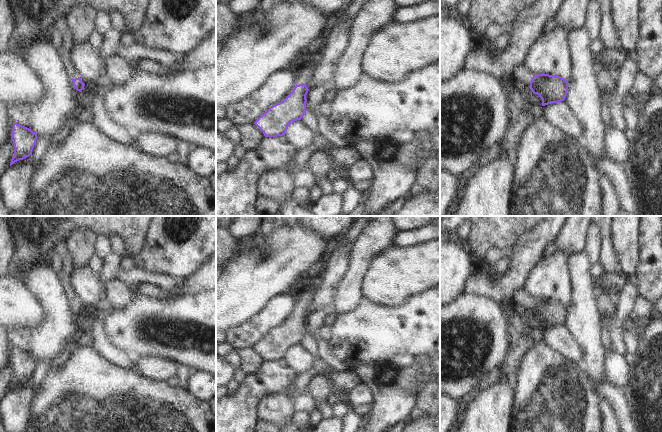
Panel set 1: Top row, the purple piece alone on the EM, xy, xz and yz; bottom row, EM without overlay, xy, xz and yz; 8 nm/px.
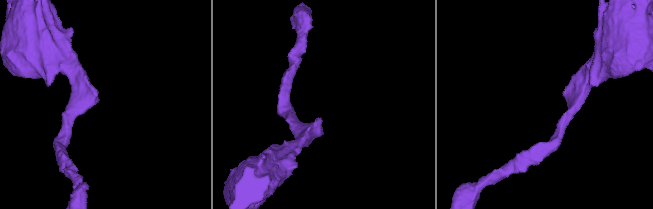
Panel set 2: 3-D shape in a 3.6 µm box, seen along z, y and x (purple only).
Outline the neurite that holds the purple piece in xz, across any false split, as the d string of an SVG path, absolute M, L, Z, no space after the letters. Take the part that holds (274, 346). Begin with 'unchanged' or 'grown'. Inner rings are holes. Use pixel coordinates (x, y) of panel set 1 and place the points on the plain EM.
grown; M317 281L311 289L305 288L299 298L296 310L281 326L271 330L256 345L255 349L265 361L277 361L286 358L288 350L294 345L301 344L306 336L307 309L319 290Z

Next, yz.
grown; M527 289L515 293L513 302L528 310L542 323L542 330L564 325L568 316L568 305L560 300L549 298L533 299Z

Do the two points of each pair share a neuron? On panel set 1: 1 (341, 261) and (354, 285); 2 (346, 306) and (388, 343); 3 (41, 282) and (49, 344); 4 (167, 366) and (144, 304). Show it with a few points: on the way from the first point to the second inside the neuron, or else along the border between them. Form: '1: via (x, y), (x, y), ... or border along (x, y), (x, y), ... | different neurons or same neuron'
1: border along (352, 252), (350, 268), (338, 287), (337, 293) | different neurons
2: border along (364, 301), (353, 310), (338, 316) | different neurons
3: via (53, 297), (53, 329) | same neuron
4: border along (142, 356), (170, 358), (181, 364) | different neurons

